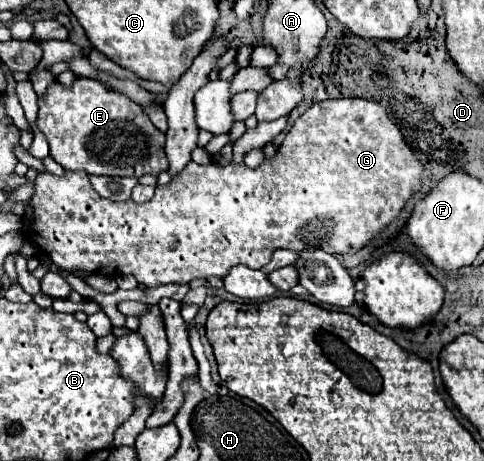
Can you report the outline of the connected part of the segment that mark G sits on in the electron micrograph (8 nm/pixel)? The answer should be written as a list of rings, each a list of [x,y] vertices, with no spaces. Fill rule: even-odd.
[[[337,98],[337,100],[323,100],[323,102],[315,102],[303,116],[299,116],[295,120],[295,124],[291,126],[289,134],[285,136],[283,144],[279,146],[277,154],[273,156],[273,160],[265,160],[257,170],[249,170],[245,164],[227,164],[227,166],[215,166],[215,164],[207,164],[207,166],[199,166],[195,162],[189,162],[185,166],[185,170],[175,176],[167,186],[157,186],[155,188],[155,196],[149,202],[137,204],[133,200],[127,202],[109,202],[107,198],[101,198],[93,186],[89,184],[89,176],[85,172],[67,172],[63,176],[55,176],[49,172],[41,172],[37,174],[35,182],[33,182],[33,196],[31,200],[25,202],[25,214],[23,214],[23,226],[21,226],[21,234],[27,242],[35,244],[35,248],[49,256],[53,260],[55,266],[59,266],[61,270],[67,272],[91,272],[91,274],[103,274],[103,276],[123,276],[123,274],[133,274],[137,278],[139,284],[147,286],[147,288],[155,288],[155,286],[165,286],[165,284],[189,284],[195,278],[209,278],[209,276],[219,276],[223,278],[229,268],[237,266],[237,264],[245,264],[249,268],[261,268],[271,260],[271,254],[275,248],[287,248],[293,252],[299,252],[303,248],[323,248],[329,254],[353,254],[357,252],[361,246],[365,246],[377,232],[381,232],[405,206],[405,202],[411,198],[411,194],[415,194],[419,190],[421,184],[421,174],[423,174],[423,166],[419,164],[419,160],[413,156],[411,148],[407,146],[403,134],[399,132],[399,128],[393,124],[393,120],[387,116],[385,108],[373,100],[365,100],[365,98]]]

